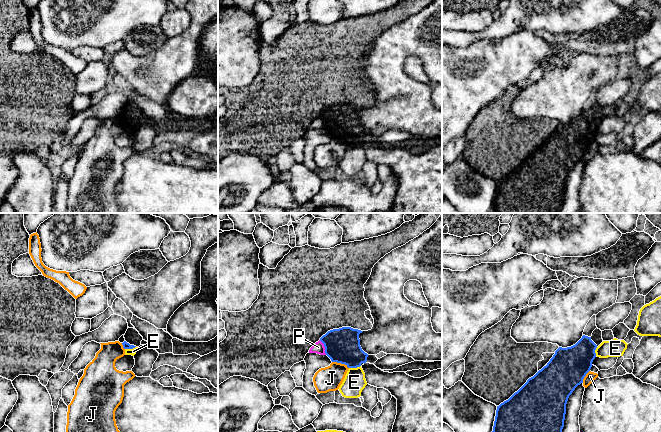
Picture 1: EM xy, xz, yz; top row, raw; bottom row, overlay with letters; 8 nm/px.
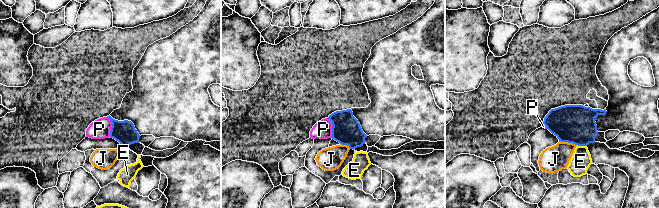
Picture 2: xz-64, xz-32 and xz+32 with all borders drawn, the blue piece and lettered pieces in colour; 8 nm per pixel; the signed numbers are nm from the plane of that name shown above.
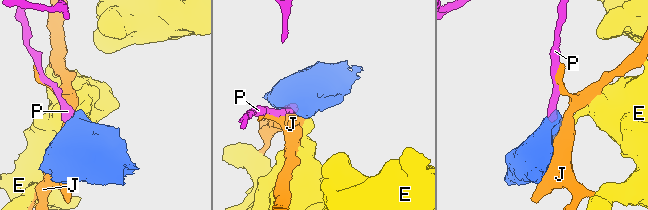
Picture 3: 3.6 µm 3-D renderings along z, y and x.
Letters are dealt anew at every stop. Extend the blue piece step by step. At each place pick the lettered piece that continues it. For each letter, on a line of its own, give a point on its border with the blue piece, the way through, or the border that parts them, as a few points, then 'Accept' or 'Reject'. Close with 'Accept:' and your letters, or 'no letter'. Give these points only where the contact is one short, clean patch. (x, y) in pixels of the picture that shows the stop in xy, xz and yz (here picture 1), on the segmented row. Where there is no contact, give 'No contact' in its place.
E: Touches blue at xz (354, 367). Boundary: xz (360, 365), (349, 368). Reject
J: Touches blue at xz (340, 362). Reject
P: Touches blue at xz (324, 346). Boundary: xz (319, 340), (323, 344), (326, 354). Reject
Accept: no letter

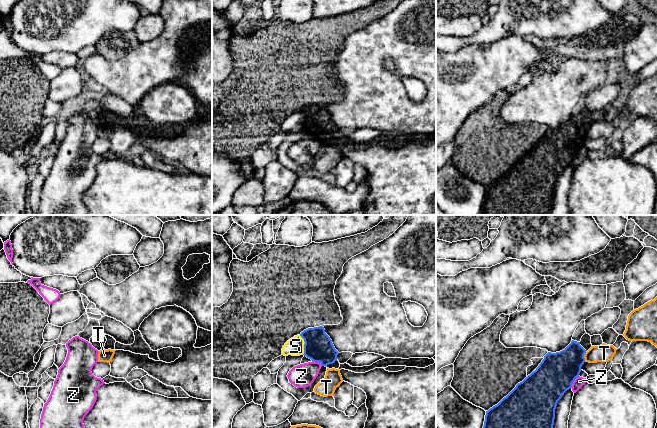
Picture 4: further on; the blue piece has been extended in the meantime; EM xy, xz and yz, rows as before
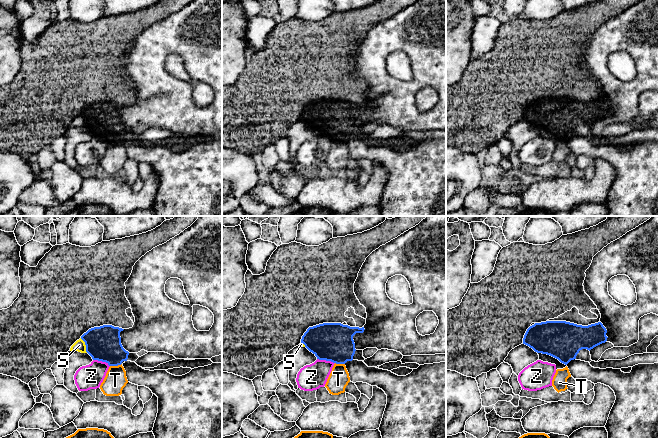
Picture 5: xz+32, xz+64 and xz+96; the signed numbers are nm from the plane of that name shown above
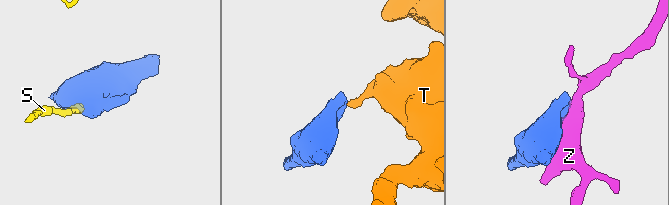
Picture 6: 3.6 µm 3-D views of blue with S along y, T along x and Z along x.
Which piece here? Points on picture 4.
S: Touches blue at xz (304, 345). Boundary: xz (299, 335), (304, 342), (303, 354). Reject
T: Touches blue at yz (583, 356). Boundary: yz (586, 352), (584, 360). Reject
Z: Touches blue at yz (574, 380). Reject
Accept: no letter

